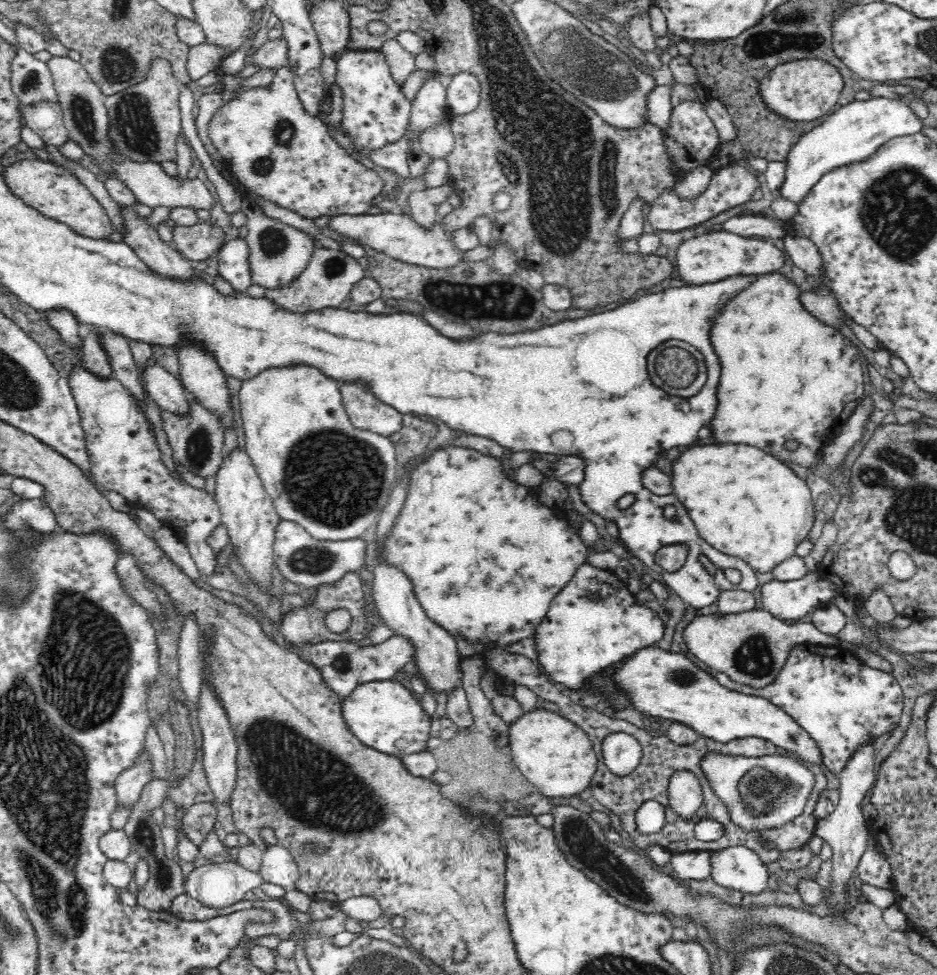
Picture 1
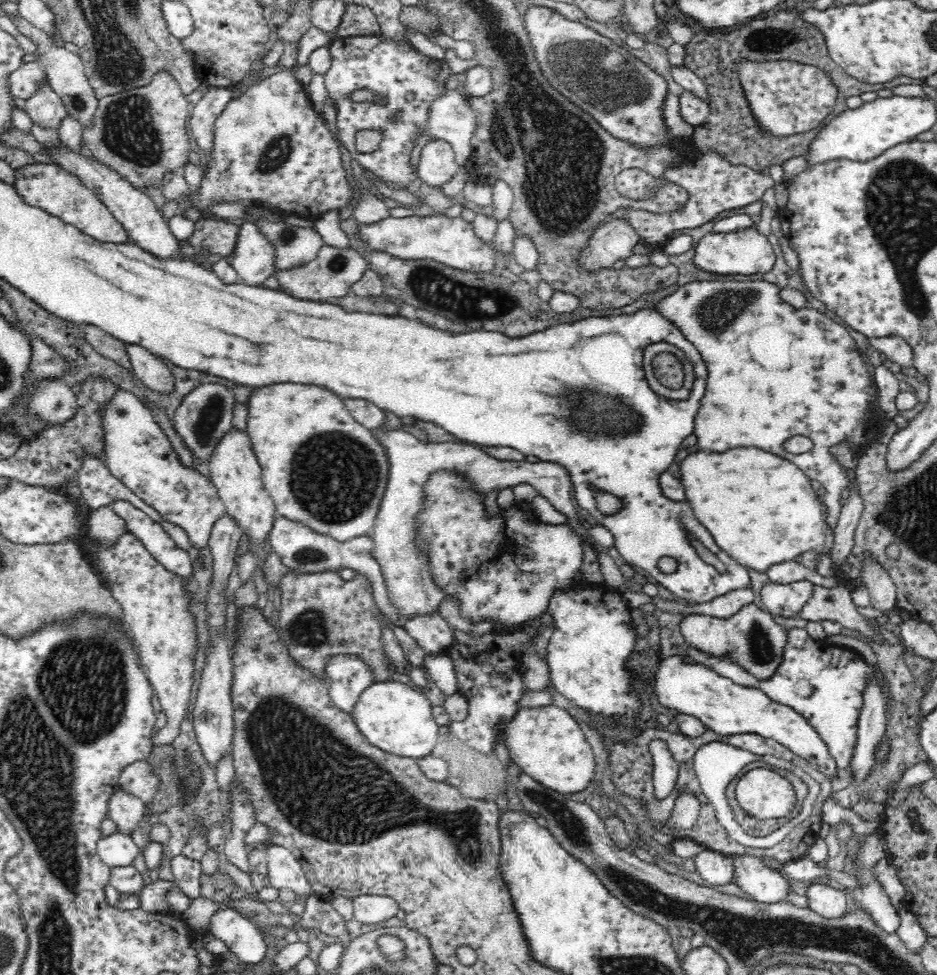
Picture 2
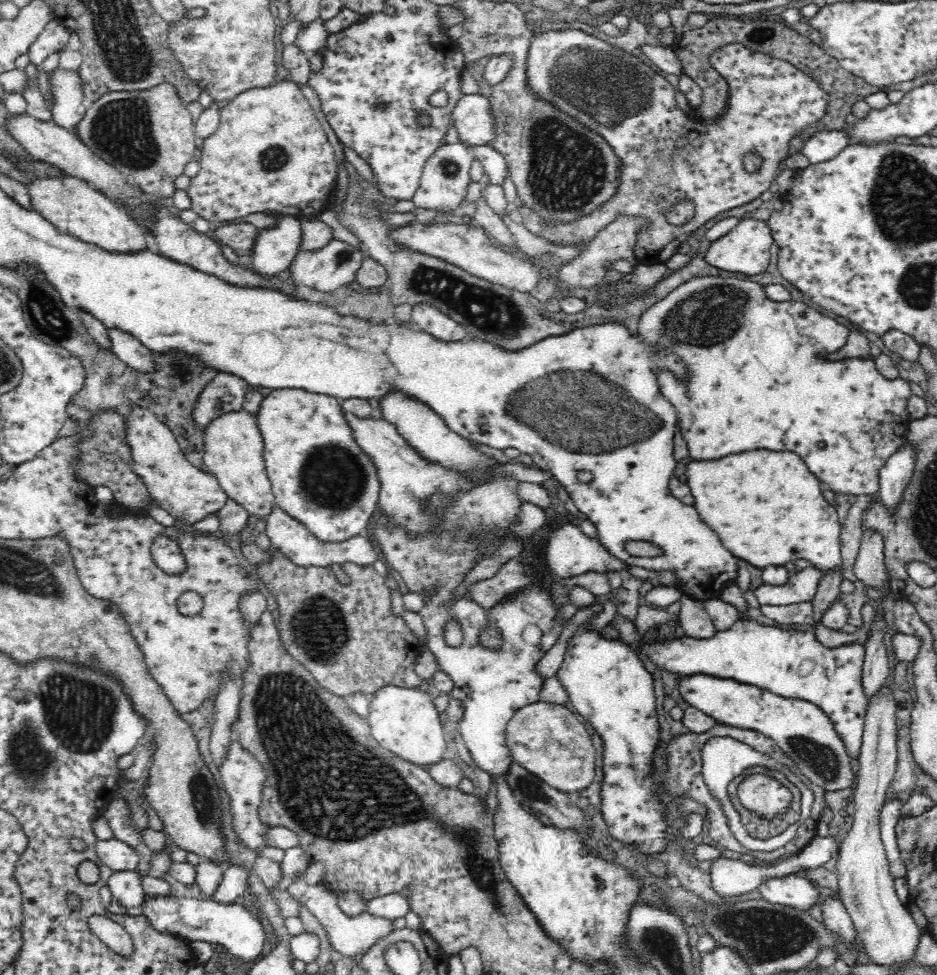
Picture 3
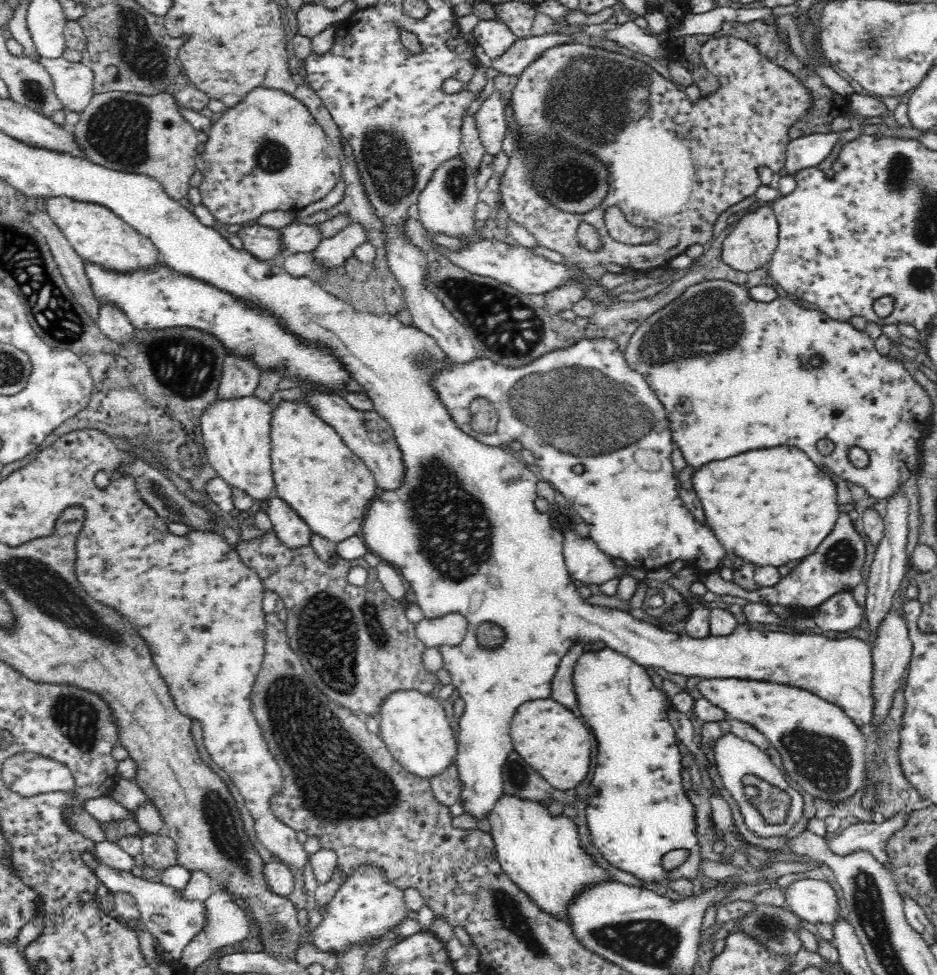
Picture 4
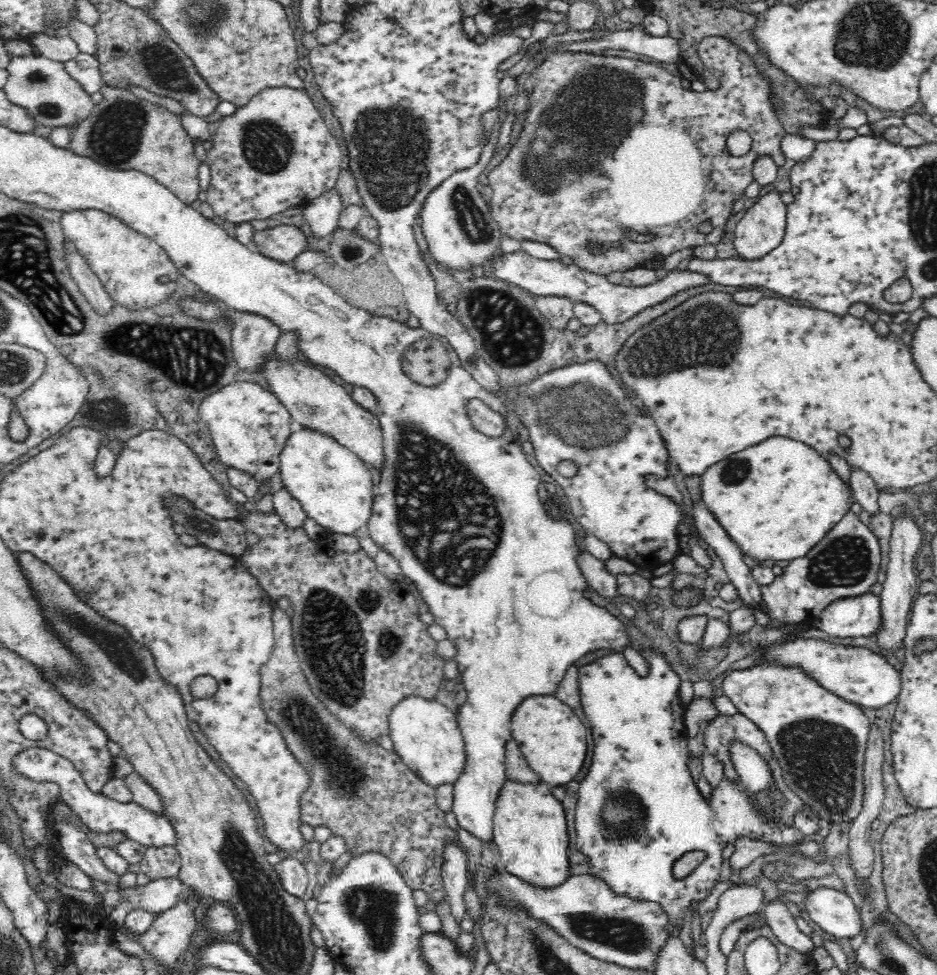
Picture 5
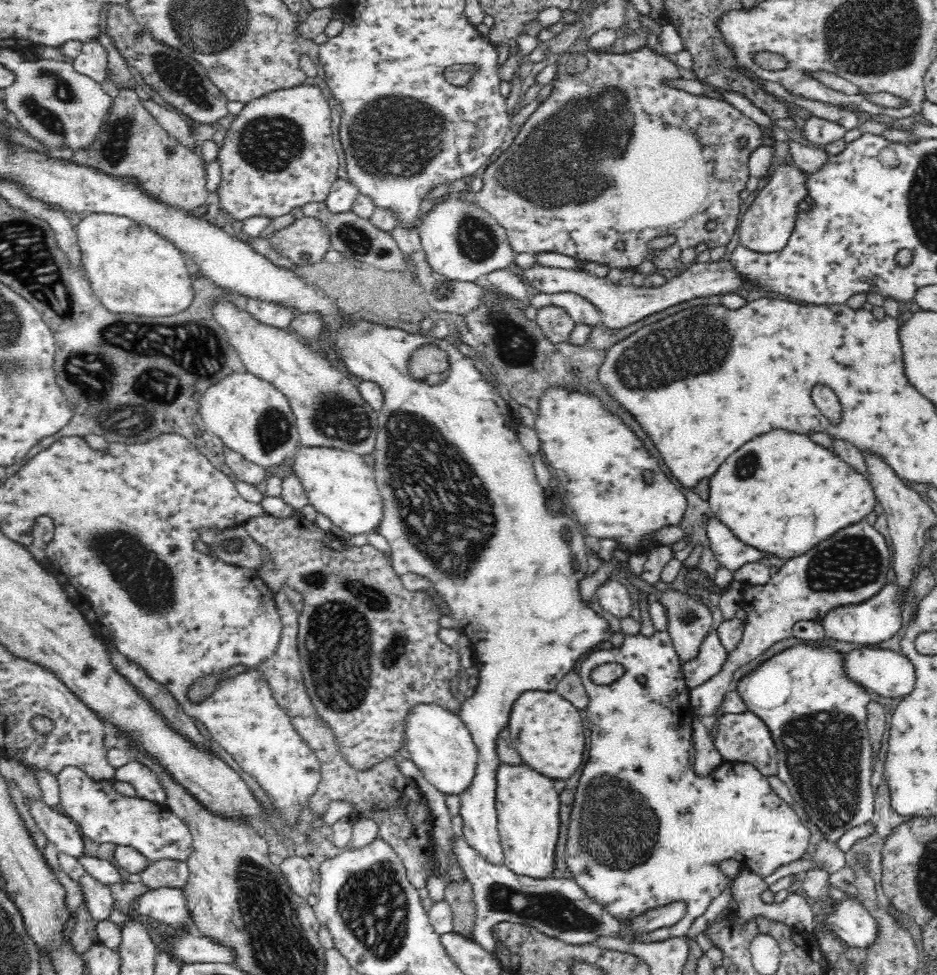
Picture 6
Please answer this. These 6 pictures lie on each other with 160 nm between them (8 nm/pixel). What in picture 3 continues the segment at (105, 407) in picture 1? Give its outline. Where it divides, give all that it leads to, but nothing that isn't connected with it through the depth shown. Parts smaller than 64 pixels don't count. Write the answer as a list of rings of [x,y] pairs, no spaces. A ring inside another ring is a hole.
[[[138,408],[124,419],[128,443],[132,445],[134,471],[144,477],[159,506],[181,522],[191,525],[210,514],[217,514],[226,506],[229,498],[218,479],[210,472],[198,470],[183,457],[173,432],[160,423],[156,415]]]

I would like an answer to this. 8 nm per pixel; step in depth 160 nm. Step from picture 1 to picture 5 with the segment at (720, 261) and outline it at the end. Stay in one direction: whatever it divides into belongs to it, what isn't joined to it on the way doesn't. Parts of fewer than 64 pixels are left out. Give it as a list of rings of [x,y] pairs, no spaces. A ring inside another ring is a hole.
[[[776,188],[755,202],[736,224],[733,244],[738,255],[757,259],[778,248],[786,232],[787,210]]]

